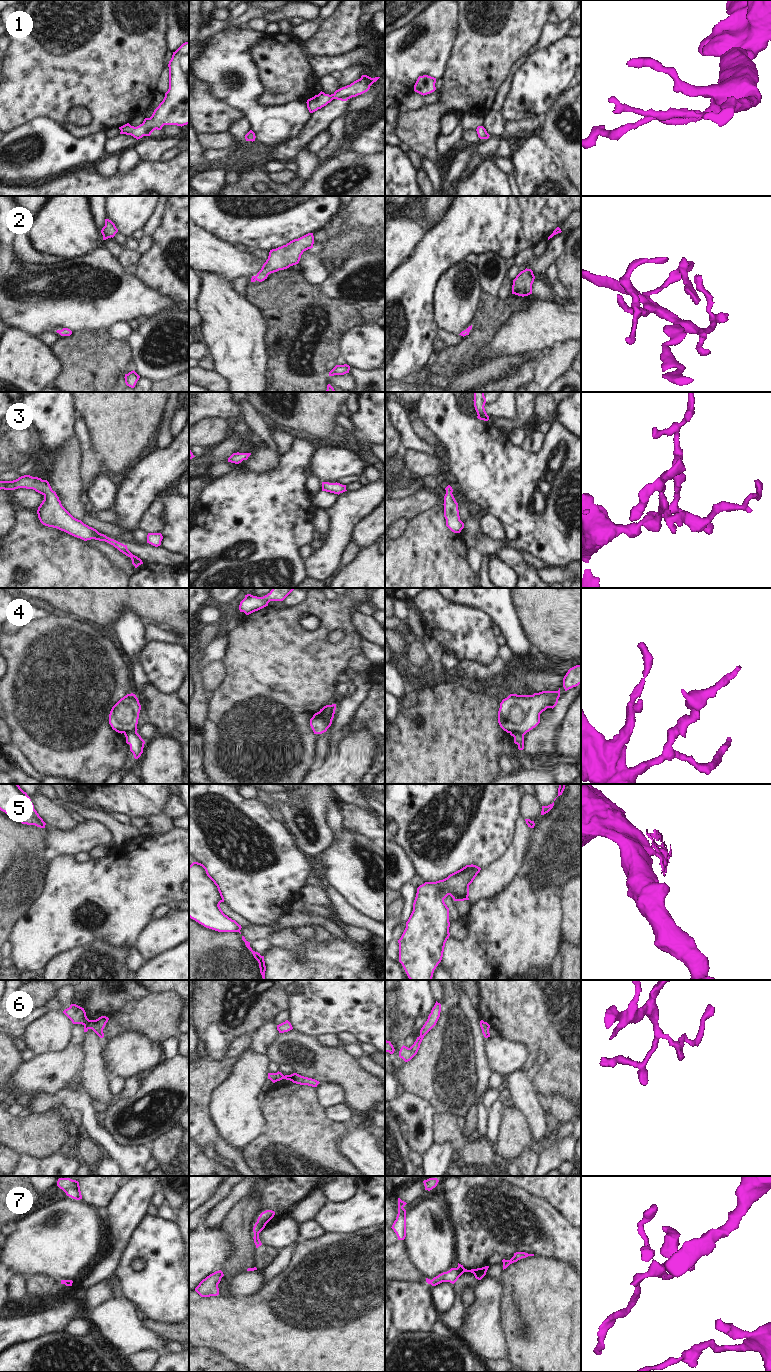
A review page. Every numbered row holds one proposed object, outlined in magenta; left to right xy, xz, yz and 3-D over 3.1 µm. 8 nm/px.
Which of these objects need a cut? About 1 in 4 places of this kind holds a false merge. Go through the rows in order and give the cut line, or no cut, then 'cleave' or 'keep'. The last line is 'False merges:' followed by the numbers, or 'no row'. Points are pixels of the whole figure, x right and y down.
1: cut none; keep
2: cut none; keep
3: cut none; keep
4: cut yz (509, 732), (519, 731), (523, 735); cleave
5: cut yz (532, 821), (530, 827); cleave
6: cut xy (89, 1020), (84, 1025); cleave
7: cut none; keep
False merges: 4, 5, 6

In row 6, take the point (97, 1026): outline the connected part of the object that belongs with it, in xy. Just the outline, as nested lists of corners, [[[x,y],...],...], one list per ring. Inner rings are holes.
[[[101,1016],[96,1020],[89,1020],[86,1025],[84,1025],[84,1032],[92,1029],[100,1038],[104,1037],[103,1029],[108,1022],[109,1018],[106,1016]]]

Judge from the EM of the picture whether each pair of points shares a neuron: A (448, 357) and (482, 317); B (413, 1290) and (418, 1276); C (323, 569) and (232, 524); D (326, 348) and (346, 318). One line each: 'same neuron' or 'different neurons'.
A: same neuron
B: different neurons
C: different neurons
D: same neuron

